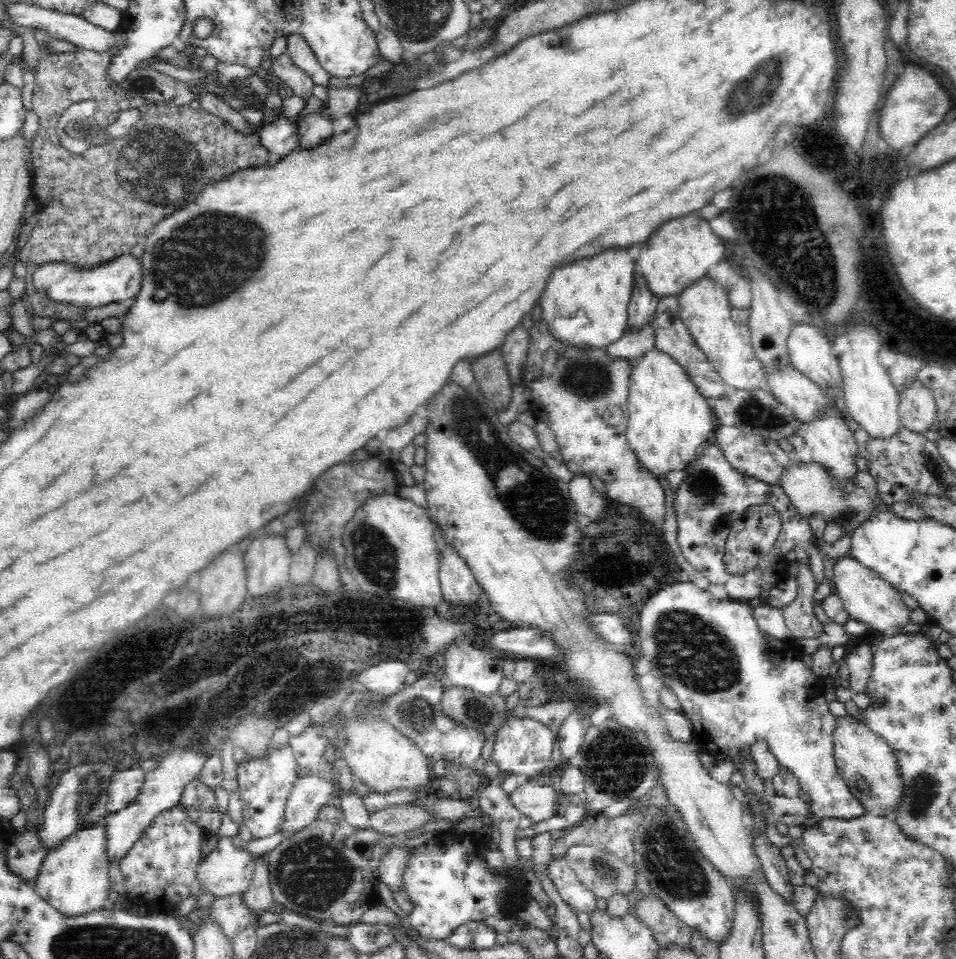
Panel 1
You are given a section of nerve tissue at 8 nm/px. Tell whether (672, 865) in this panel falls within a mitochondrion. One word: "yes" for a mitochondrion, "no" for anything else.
yes

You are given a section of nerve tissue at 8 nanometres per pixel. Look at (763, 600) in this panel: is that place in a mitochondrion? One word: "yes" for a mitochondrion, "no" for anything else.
no

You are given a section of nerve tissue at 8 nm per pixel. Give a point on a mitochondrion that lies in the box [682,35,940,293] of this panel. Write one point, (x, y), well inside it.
(756, 92)

